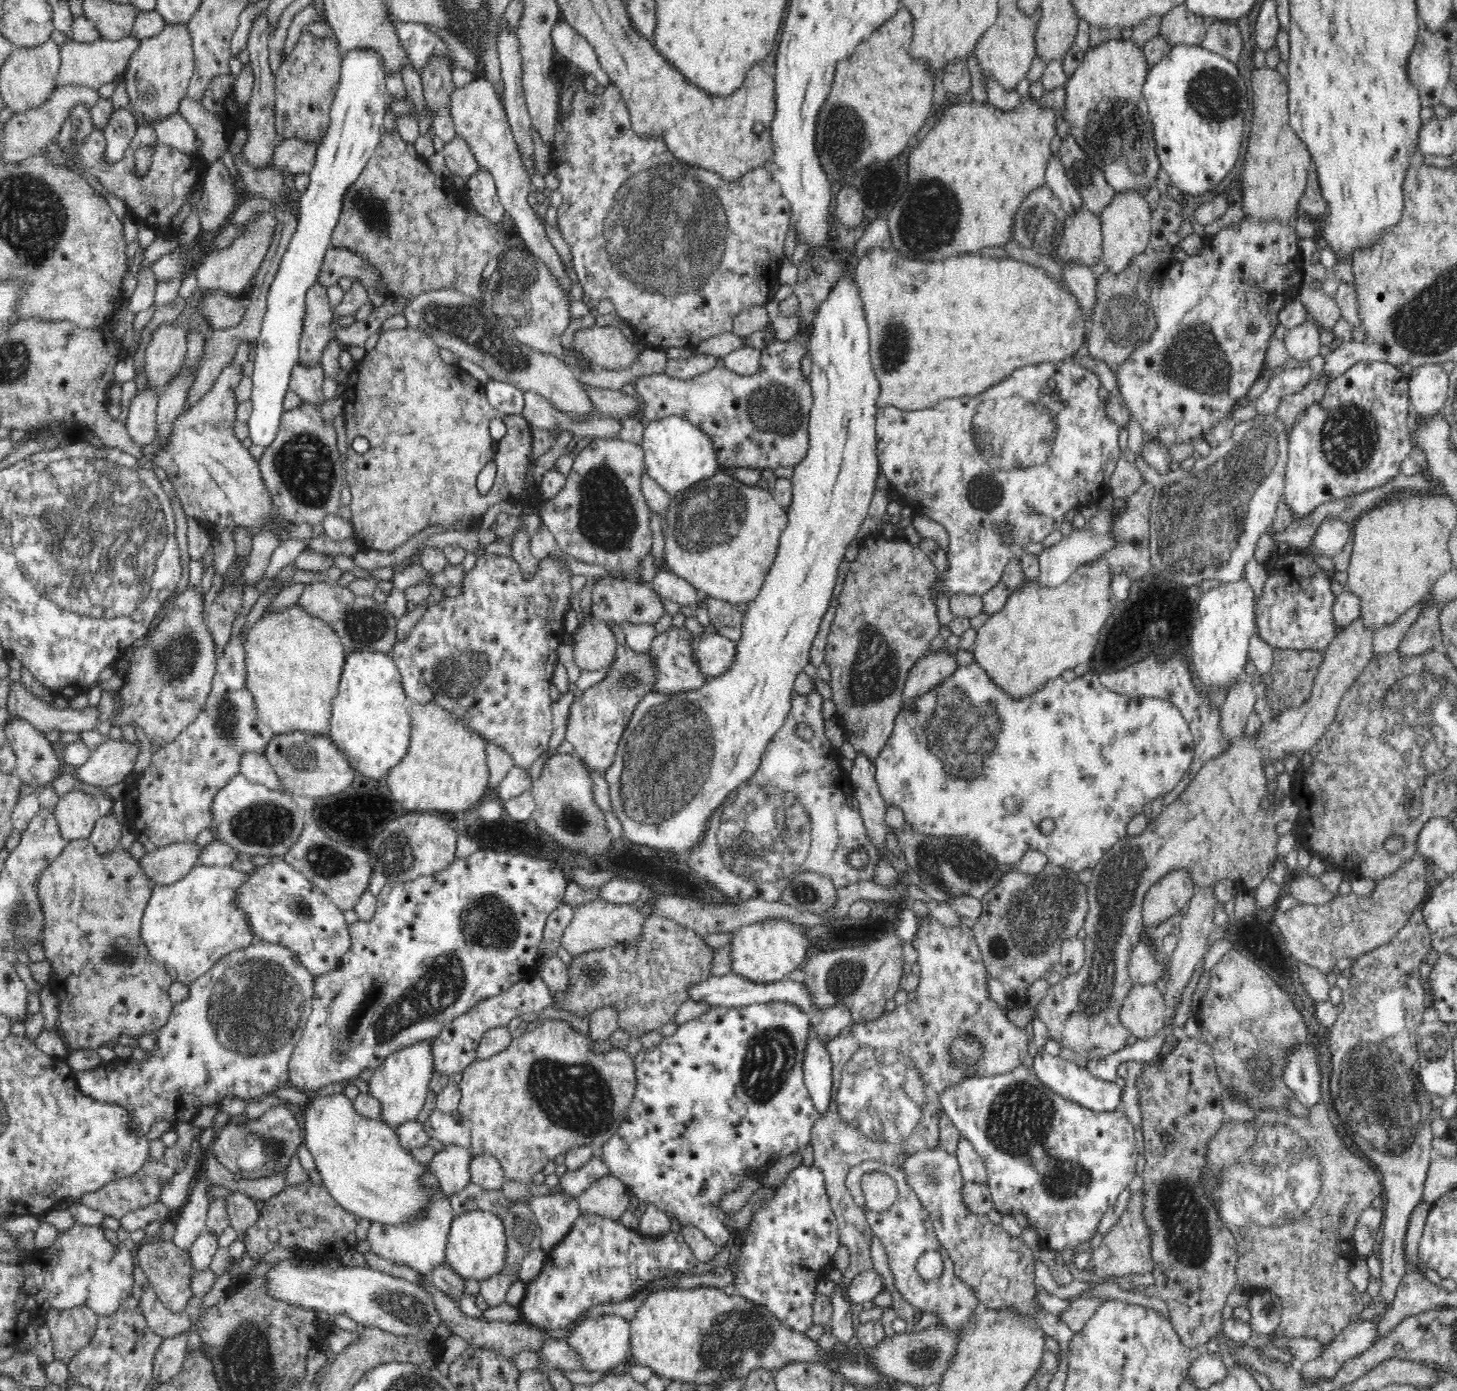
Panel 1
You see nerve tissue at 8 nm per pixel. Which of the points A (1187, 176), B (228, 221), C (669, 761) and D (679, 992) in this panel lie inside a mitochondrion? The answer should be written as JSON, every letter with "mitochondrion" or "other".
{"A":"other","B":"other","C":"mitochondrion","D":"other"}

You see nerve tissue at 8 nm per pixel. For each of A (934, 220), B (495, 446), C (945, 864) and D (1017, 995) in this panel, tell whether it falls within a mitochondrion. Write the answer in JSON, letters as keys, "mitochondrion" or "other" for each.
{"A":"mitochondrion","B":"other","C":"mitochondrion","D":"other"}

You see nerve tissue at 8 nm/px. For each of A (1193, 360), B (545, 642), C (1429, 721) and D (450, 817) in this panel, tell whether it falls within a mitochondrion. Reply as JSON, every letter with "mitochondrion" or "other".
{"A":"mitochondrion","B":"other","C":"mitochondrion","D":"other"}

